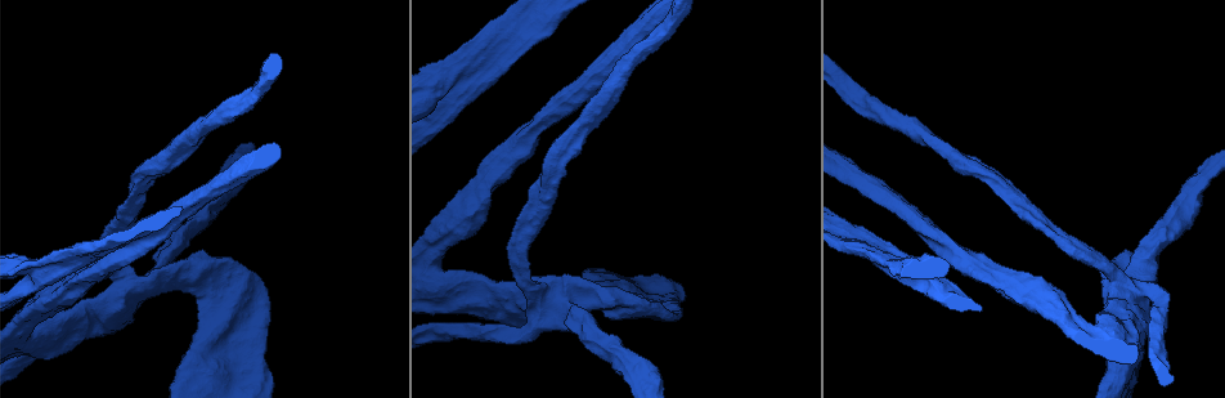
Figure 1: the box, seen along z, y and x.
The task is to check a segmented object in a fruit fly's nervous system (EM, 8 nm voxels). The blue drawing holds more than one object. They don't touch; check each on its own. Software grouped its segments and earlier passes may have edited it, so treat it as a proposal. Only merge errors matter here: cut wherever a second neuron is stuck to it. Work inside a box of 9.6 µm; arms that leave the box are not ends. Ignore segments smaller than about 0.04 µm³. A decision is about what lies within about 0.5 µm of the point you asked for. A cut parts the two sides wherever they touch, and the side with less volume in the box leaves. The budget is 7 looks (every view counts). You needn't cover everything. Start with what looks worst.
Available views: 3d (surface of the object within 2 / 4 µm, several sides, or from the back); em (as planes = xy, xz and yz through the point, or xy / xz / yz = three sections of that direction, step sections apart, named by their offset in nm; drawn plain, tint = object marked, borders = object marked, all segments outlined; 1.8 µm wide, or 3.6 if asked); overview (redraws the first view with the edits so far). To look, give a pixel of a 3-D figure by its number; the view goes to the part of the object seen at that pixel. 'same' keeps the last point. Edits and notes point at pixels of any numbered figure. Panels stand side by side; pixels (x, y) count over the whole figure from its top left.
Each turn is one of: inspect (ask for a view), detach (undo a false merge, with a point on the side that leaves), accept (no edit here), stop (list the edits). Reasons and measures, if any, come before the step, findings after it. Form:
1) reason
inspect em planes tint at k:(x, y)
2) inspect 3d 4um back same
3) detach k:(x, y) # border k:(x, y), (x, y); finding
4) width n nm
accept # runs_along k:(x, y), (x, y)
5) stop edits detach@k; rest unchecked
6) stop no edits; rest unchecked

abrupt turn
inspect 3d 4um at 1:(537, 306)

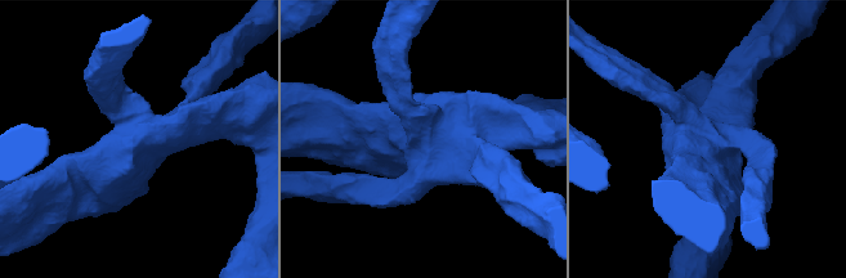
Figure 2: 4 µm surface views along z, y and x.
need the tissue
inspect em 3.6um planes tint at 2:(426, 142)

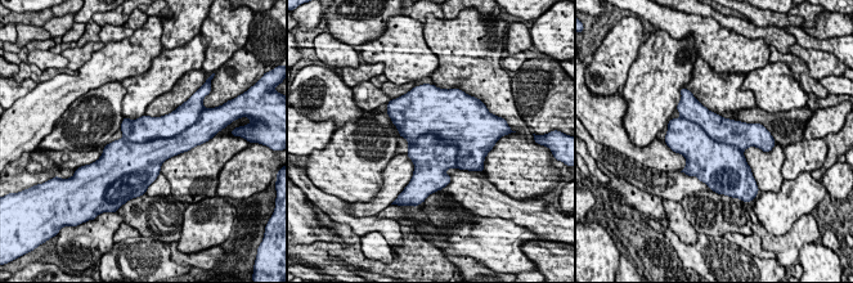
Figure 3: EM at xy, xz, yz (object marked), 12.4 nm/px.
detach 3:(430, 155) # part_leaving 3:(691, 116), (757, 138); two neurons meet here

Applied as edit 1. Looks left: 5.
inspect overview

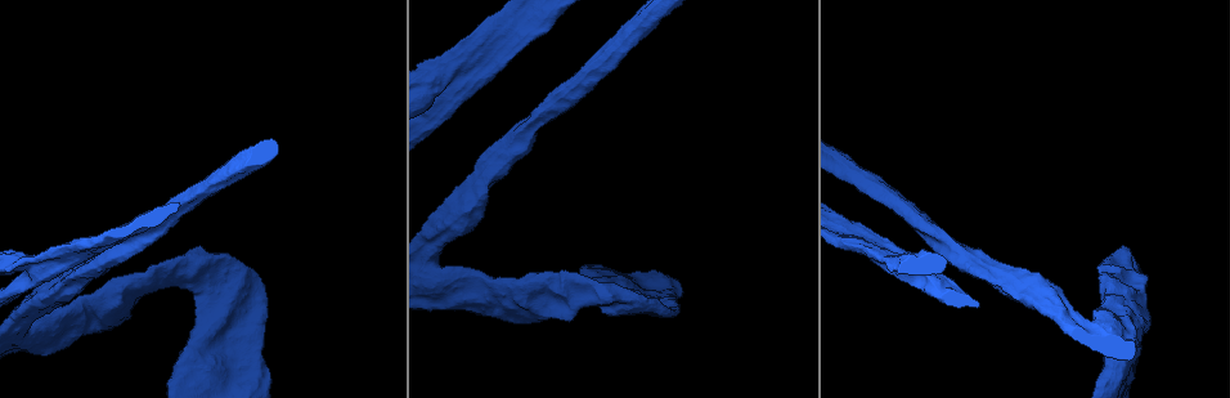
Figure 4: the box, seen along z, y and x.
inspect em yz step 4 tint at 4:(500, 42)

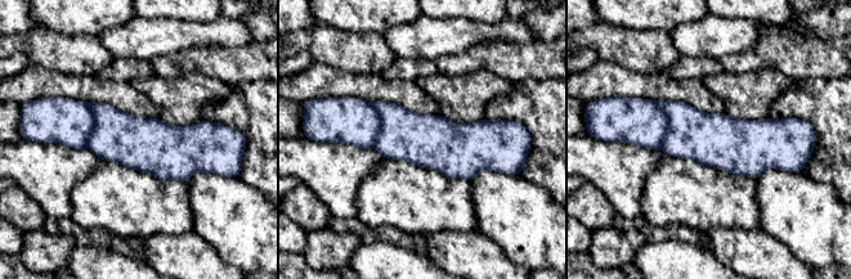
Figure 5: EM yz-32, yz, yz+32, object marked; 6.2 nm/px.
inspect em planes tint same

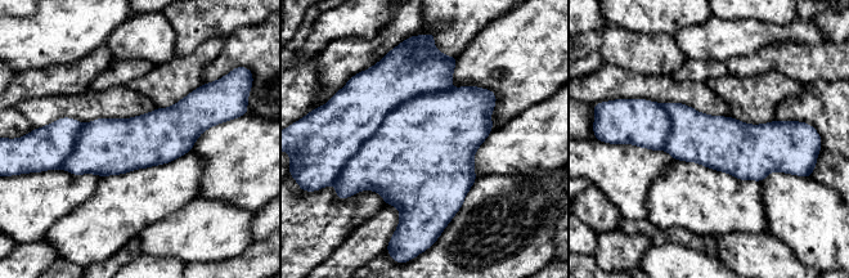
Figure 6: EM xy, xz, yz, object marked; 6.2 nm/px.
width 340 nm
detach 6:(353, 115) # border 6:(448, 89), (400, 103), (340, 171); two neurons meet here

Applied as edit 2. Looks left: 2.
stop edits detach@3, detach@6; rest unchecked

